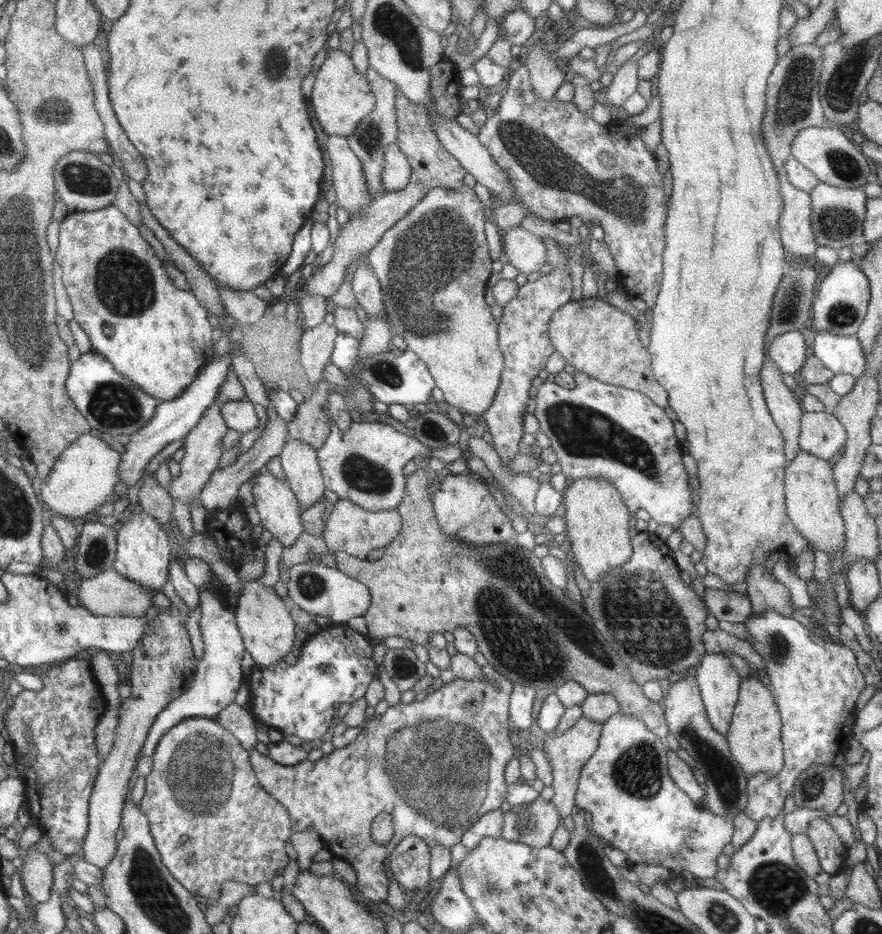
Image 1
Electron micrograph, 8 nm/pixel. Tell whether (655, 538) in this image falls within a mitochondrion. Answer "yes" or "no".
no

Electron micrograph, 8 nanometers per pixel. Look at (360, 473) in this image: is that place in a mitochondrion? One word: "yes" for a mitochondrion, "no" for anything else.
yes

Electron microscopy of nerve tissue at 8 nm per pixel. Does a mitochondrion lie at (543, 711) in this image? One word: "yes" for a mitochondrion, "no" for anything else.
no

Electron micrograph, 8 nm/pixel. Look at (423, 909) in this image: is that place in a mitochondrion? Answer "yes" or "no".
no

